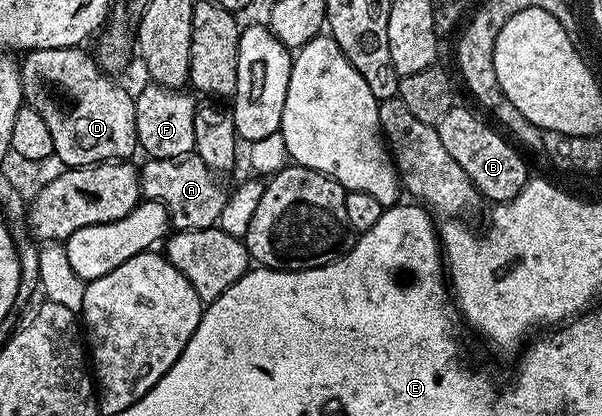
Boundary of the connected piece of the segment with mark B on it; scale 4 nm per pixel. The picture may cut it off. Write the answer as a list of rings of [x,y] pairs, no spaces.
[[[452,107],[434,127],[438,130],[438,138],[442,138],[442,146],[446,146],[446,151],[450,153],[450,158],[454,158],[454,162],[466,170],[466,178],[474,182],[485,201],[492,200],[493,205],[506,204],[527,186],[530,179],[527,162],[470,109]]]

